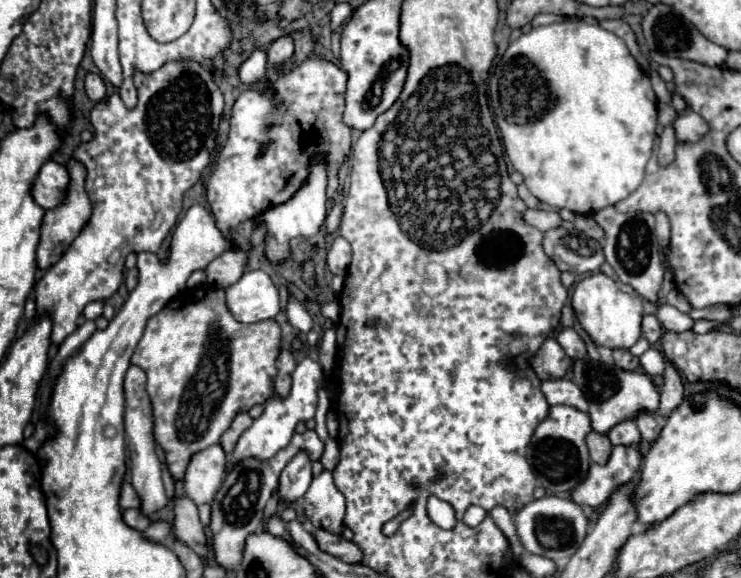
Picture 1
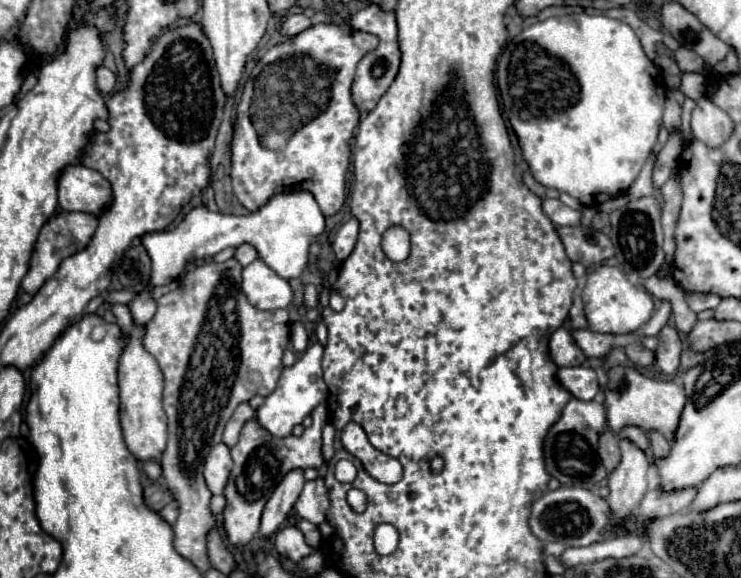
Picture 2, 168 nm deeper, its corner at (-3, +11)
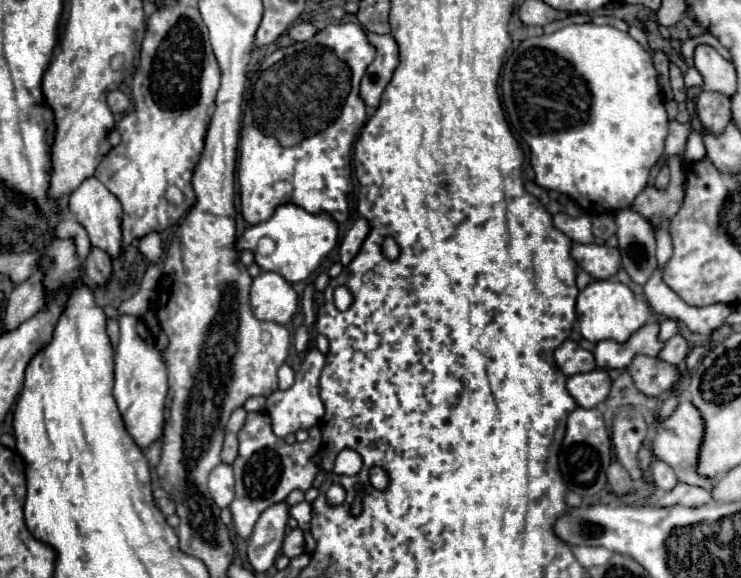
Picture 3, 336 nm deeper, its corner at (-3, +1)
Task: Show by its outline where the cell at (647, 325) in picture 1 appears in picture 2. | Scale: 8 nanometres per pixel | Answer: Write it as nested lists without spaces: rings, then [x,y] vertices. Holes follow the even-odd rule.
[[[666,325],[660,333],[658,333],[658,349],[656,349],[656,367],[664,373],[664,375],[678,375],[678,367],[680,367],[680,353],[682,353],[682,341],[680,341],[680,333]]]

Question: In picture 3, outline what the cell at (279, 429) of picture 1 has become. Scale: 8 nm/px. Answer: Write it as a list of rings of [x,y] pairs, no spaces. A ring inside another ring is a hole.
[[[316,347],[308,349],[302,367],[296,373],[294,385],[288,391],[274,391],[268,397],[266,411],[272,417],[272,429],[274,429],[276,435],[286,437],[288,433],[296,433],[298,429],[310,429],[310,427],[314,427],[318,423],[318,419],[322,419],[322,415],[324,415],[324,403],[322,403],[322,399],[318,395],[318,389],[320,389],[318,387],[318,379],[320,379],[324,361],[326,361],[326,357]]]

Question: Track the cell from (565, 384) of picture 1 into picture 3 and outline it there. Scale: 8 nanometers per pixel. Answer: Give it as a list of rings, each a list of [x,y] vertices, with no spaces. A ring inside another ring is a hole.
[[[594,369],[588,373],[578,373],[568,379],[568,391],[576,399],[576,403],[584,409],[592,409],[602,403],[610,393],[612,379],[608,371]]]

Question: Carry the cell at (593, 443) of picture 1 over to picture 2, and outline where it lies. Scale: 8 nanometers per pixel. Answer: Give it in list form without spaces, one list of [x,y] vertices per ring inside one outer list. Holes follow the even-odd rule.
[[[604,431],[598,439],[600,447],[598,447],[598,455],[604,463],[604,467],[608,469],[608,473],[620,463],[620,447],[618,447],[618,437],[612,435],[610,431]]]

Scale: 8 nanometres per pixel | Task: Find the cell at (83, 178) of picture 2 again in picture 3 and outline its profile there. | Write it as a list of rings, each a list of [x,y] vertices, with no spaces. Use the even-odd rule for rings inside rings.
[[[88,177],[78,189],[72,191],[70,211],[76,215],[78,223],[84,225],[94,247],[100,247],[112,259],[114,259],[114,255],[122,255],[122,227],[120,227],[122,225],[122,207],[118,203],[118,199],[96,177]]]

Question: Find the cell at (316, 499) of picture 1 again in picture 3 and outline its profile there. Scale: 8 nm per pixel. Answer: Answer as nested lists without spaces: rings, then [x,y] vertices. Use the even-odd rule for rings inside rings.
[[[302,501],[290,509],[290,515],[298,521],[298,527],[302,531],[308,531],[308,527],[310,527],[310,511],[312,511],[312,507],[306,501]]]

